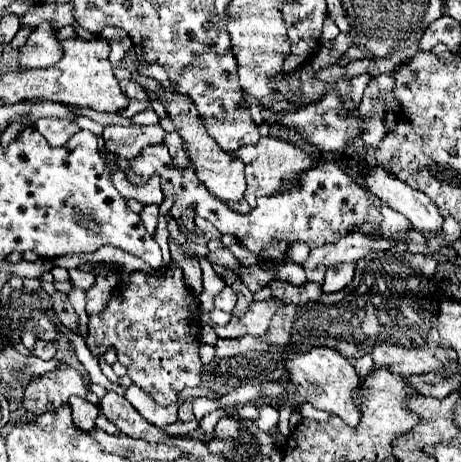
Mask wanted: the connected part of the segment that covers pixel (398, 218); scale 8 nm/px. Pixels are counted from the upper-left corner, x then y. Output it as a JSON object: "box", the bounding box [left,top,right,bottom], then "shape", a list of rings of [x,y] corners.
{"box":[379,206,410,236],"shape":[[[382,206],[379,208],[382,215],[382,222],[380,222],[380,234],[384,236],[394,236],[398,232],[404,232],[404,230],[410,230],[410,222],[406,220],[402,214],[396,212],[395,210]]]}

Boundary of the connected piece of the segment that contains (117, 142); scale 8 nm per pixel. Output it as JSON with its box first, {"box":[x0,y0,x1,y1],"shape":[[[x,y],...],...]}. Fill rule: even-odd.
{"box":[104,124,166,160],"shape":[[[160,124],[154,126],[104,126],[104,146],[114,152],[118,158],[132,160],[140,154],[146,146],[158,146],[164,144],[166,130]]]}

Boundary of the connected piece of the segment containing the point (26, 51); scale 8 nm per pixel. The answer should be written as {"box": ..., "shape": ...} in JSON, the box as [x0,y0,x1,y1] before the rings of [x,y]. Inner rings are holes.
{"box":[20,22,62,68],"shape":[[[54,22],[38,24],[28,42],[20,48],[20,66],[22,68],[48,68],[62,58],[60,38],[56,36]]]}

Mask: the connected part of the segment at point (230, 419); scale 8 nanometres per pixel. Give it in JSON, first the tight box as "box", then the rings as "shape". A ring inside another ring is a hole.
{"box":[214,416,240,438],"shape":[[[224,416],[218,420],[214,434],[218,438],[238,438],[240,434],[240,422],[234,416]]]}

